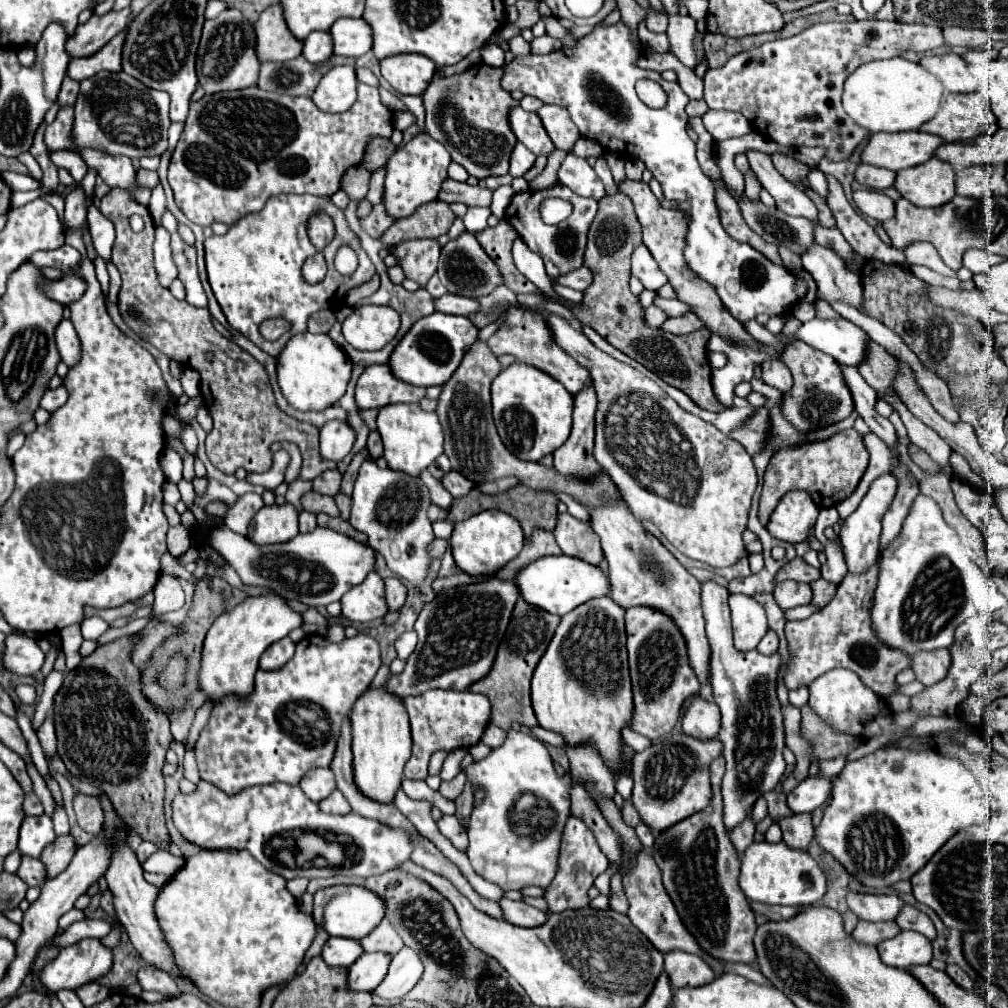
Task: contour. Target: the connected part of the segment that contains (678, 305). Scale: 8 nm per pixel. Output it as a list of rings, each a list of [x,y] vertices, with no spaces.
[[[656,298],[656,302],[654,302],[656,306],[660,306],[666,314],[670,314],[670,316],[680,316],[680,314],[686,314],[688,310],[690,310],[690,306],[686,306],[684,302],[680,302],[680,300],[666,300],[666,298]]]

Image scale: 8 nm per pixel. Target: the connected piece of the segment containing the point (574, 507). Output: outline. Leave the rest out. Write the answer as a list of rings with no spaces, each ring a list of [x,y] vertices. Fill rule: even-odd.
[[[554,492],[554,494],[556,494],[556,498],[558,498],[560,502],[564,502],[564,504],[568,506],[568,512],[570,512],[572,516],[588,522],[588,510],[586,510],[580,502],[576,502],[572,496],[568,496],[568,494],[564,494],[564,492]]]

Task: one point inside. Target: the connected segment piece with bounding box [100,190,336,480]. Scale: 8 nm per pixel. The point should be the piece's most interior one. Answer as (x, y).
(235, 388)

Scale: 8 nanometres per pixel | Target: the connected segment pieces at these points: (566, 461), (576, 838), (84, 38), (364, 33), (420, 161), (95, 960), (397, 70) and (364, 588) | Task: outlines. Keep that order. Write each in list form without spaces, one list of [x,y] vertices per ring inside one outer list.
[[[584,388],[574,398],[574,426],[570,438],[552,454],[554,468],[560,474],[590,480],[602,468],[592,456],[594,448],[594,410],[596,410],[596,394],[594,388]]]
[[[570,818],[564,828],[560,856],[558,856],[558,872],[548,888],[544,888],[544,900],[548,904],[548,912],[564,912],[564,910],[578,910],[586,908],[590,904],[588,888],[594,884],[596,876],[600,876],[608,868],[608,858],[598,848],[598,842],[592,834],[592,830],[580,820]]]
[[[130,8],[120,12],[110,10],[104,16],[92,16],[86,24],[76,28],[76,34],[68,38],[66,50],[74,56],[90,56],[98,52],[104,44],[108,44],[116,34],[124,32],[130,20]]]
[[[342,18],[330,28],[334,36],[334,54],[364,56],[372,50],[372,30],[364,18]]]
[[[420,132],[418,136],[414,136],[408,144],[400,146],[396,150],[396,154],[392,154],[386,162],[386,182],[384,182],[384,206],[386,212],[400,220],[400,218],[408,218],[412,216],[422,204],[428,204],[432,200],[438,198],[438,192],[442,188],[442,182],[448,178],[446,176],[446,168],[452,162],[448,150],[436,142],[434,138],[430,138],[430,134]]]
[[[86,938],[60,954],[42,968],[40,982],[50,994],[58,990],[76,990],[98,980],[112,968],[112,950],[102,946],[98,938]]]
[[[396,54],[380,60],[382,76],[400,94],[424,94],[428,88],[436,64],[420,54]]]
[[[370,572],[362,584],[344,594],[340,604],[342,616],[352,622],[370,622],[384,618],[388,612],[384,598],[384,580],[376,572]]]

